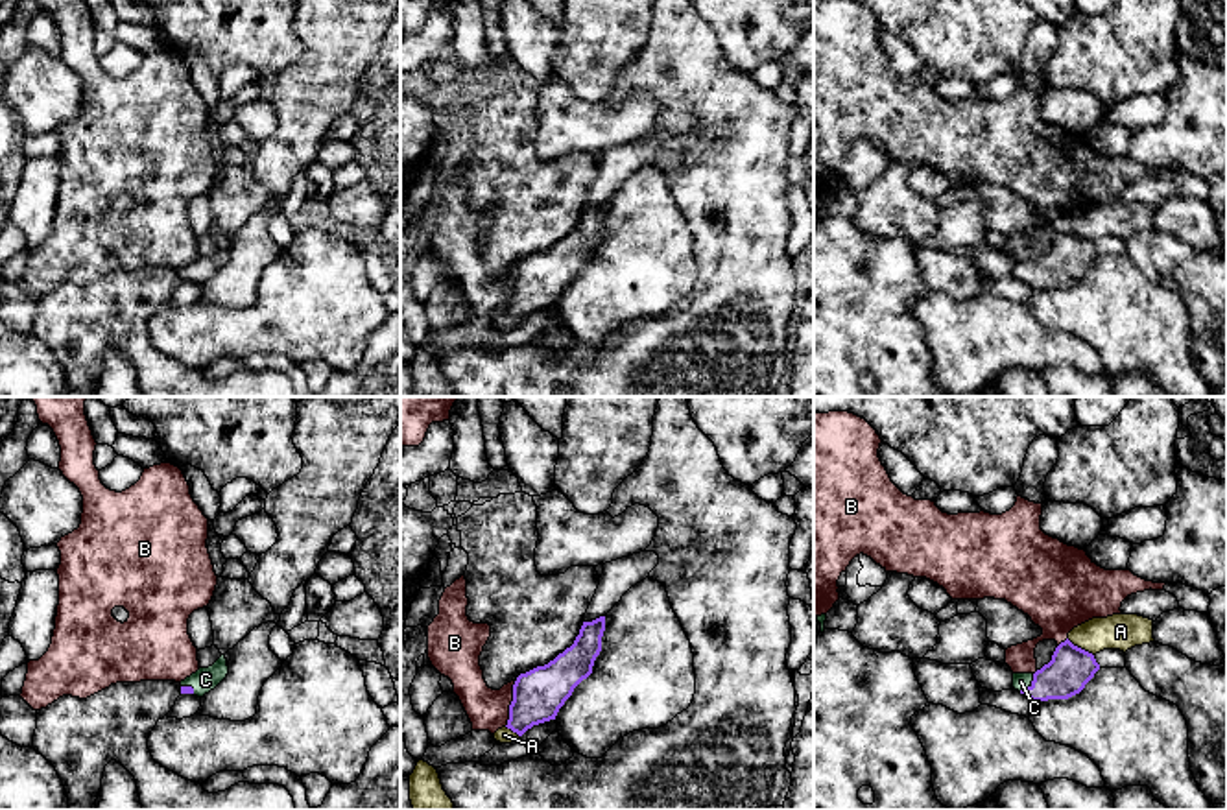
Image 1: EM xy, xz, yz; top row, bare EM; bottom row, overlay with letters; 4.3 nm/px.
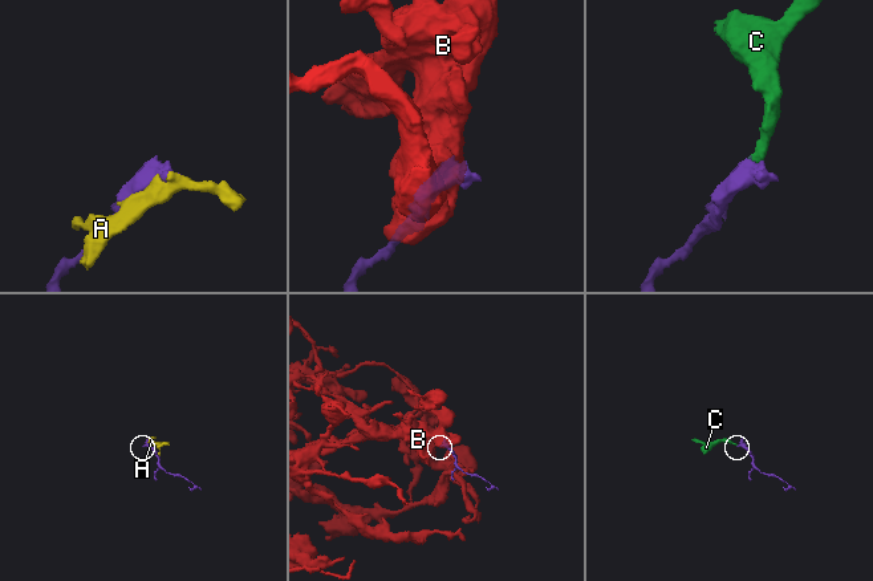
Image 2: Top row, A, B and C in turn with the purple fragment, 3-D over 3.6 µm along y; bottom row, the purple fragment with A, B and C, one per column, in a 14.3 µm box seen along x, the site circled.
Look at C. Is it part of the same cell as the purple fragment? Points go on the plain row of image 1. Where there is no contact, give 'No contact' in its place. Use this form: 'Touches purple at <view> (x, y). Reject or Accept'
Touches purple at yz (1028, 273). Accept

